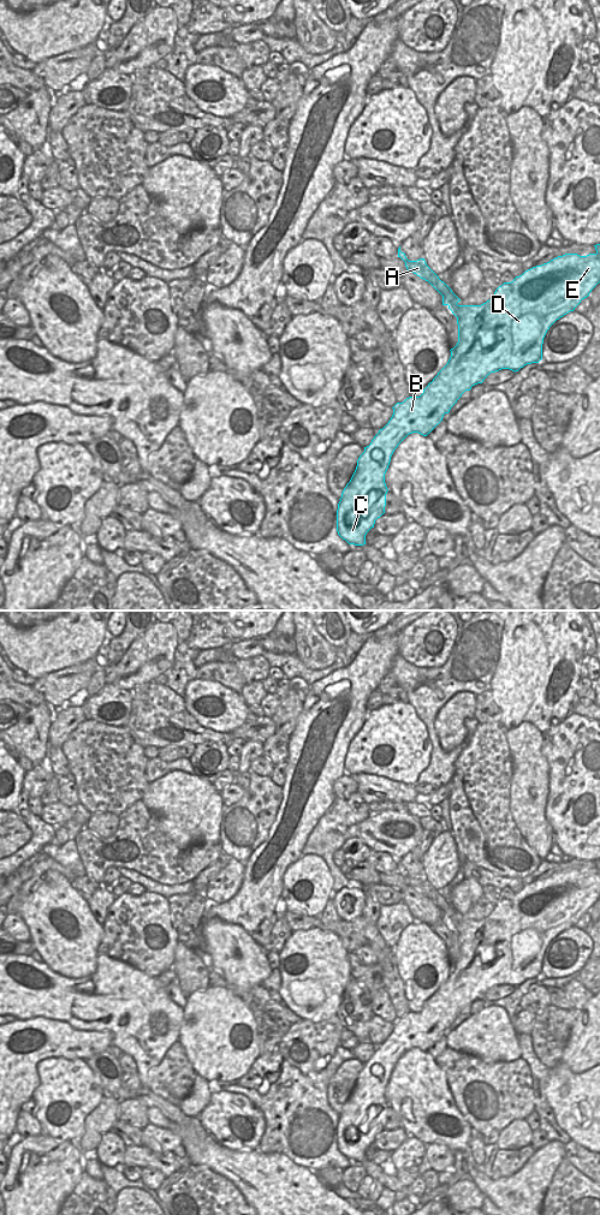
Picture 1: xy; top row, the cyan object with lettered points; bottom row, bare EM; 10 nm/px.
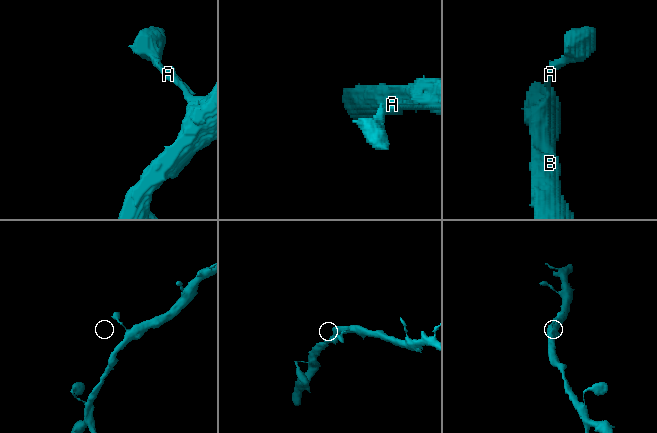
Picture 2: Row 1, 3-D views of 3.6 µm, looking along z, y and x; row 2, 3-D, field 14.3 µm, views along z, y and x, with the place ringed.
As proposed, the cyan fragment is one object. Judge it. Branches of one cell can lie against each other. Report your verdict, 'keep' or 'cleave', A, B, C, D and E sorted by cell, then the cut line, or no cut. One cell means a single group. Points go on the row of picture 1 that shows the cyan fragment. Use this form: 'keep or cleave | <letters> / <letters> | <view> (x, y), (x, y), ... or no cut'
keep | A B C D E | no cut

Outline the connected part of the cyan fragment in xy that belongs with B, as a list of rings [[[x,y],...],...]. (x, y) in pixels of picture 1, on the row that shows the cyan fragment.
[[[600,244],[596,252],[587,256],[565,254],[541,266],[525,270],[511,282],[499,286],[489,300],[481,305],[458,305],[461,299],[427,266],[424,258],[409,261],[398,249],[398,257],[405,262],[408,270],[428,281],[441,296],[457,317],[458,343],[451,349],[447,364],[438,373],[420,397],[409,397],[397,403],[388,423],[379,430],[370,445],[357,460],[356,470],[341,493],[337,510],[338,535],[349,544],[366,544],[367,532],[375,520],[385,513],[386,494],[385,474],[391,457],[398,445],[412,433],[427,436],[441,421],[445,413],[457,403],[465,391],[482,383],[491,374],[501,369],[518,371],[527,364],[542,359],[543,338],[549,327],[587,298],[600,282]]]

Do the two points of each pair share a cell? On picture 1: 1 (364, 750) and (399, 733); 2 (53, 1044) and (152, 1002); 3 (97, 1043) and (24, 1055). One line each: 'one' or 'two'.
1: one
2: two
3: one

